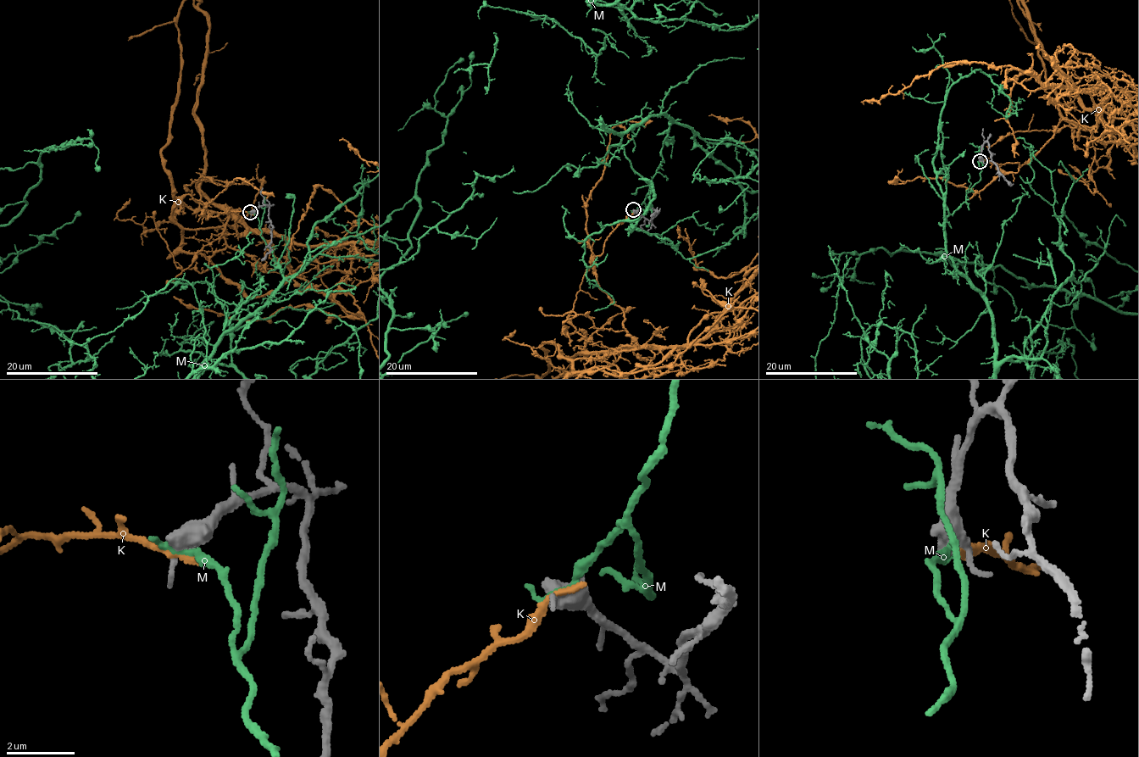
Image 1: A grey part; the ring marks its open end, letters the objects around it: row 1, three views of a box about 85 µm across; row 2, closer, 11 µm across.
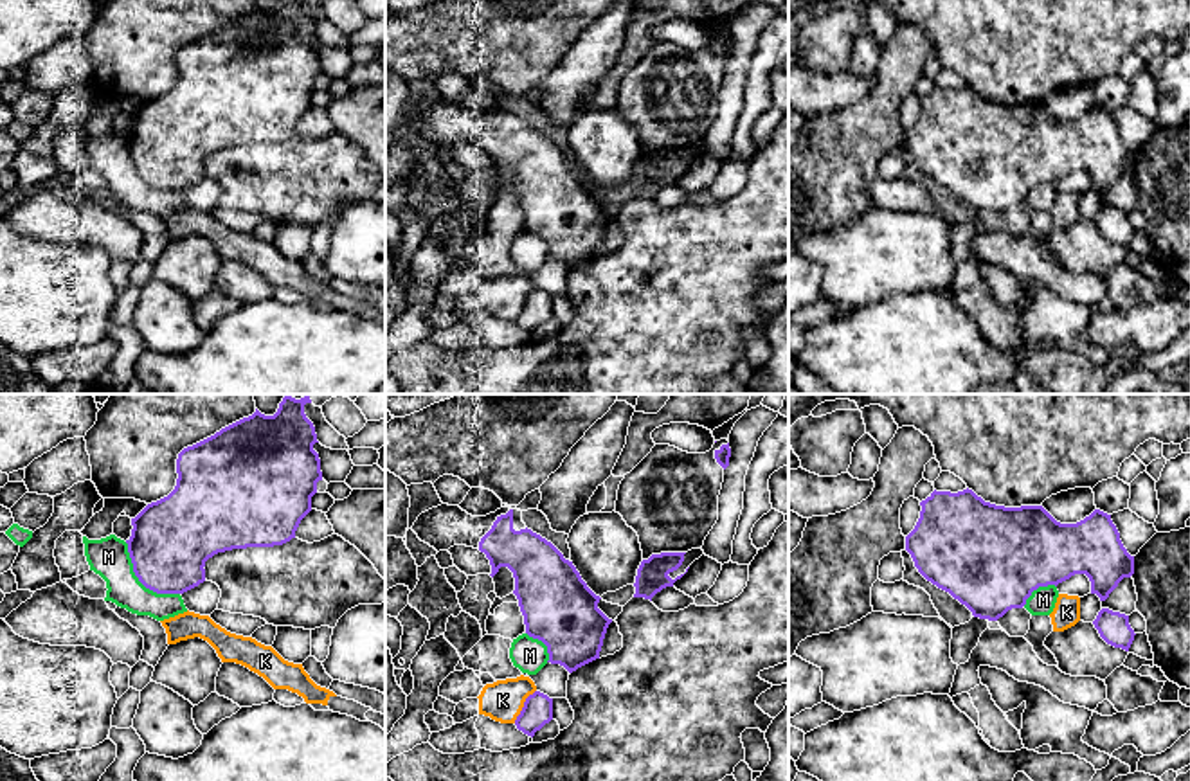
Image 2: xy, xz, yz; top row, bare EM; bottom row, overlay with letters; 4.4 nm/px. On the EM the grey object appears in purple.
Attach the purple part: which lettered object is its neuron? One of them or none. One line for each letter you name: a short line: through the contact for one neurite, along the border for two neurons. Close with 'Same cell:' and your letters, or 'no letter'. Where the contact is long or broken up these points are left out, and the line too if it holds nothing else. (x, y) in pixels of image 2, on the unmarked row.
Same cell: no letter

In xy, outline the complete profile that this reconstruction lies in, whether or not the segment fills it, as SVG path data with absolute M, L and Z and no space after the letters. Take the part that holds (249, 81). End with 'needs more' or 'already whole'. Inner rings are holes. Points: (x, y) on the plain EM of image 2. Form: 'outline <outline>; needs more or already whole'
outline M279 0L274 13L256 5L252 13L178 50L175 86L131 115L133 126L126 137L133 169L146 185L184 191L205 178L203 164L214 151L274 144L295 135L322 77L320 56L313 47L319 38L304 2Z; already whole

